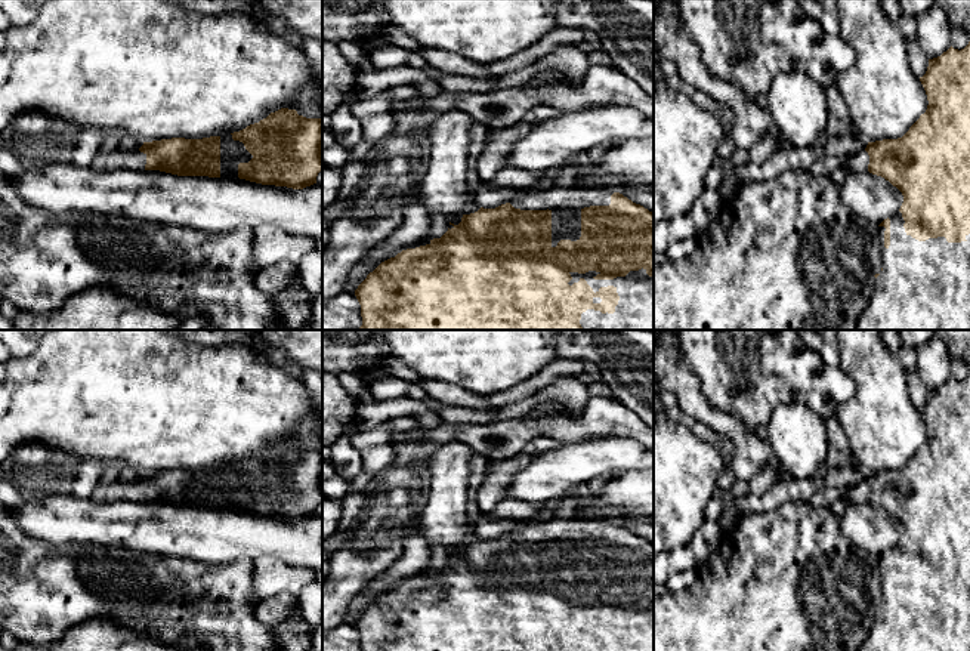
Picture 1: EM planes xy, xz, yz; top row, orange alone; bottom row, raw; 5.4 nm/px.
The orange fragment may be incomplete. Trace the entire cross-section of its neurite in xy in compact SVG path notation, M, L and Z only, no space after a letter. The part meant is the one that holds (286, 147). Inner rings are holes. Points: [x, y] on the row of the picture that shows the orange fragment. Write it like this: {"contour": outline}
{"contour": "M281 108L259 123L222 136L203 139L172 138L143 142L138 151L99 149L90 169L108 172L118 167L130 170L160 170L177 176L240 178L262 185L303 189L316 183L322 170L322 118L306 118L296 109Z"}

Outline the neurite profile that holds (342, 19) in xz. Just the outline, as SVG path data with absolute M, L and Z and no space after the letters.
M322 0L322 38L340 44L383 34L390 25L386 0Z

